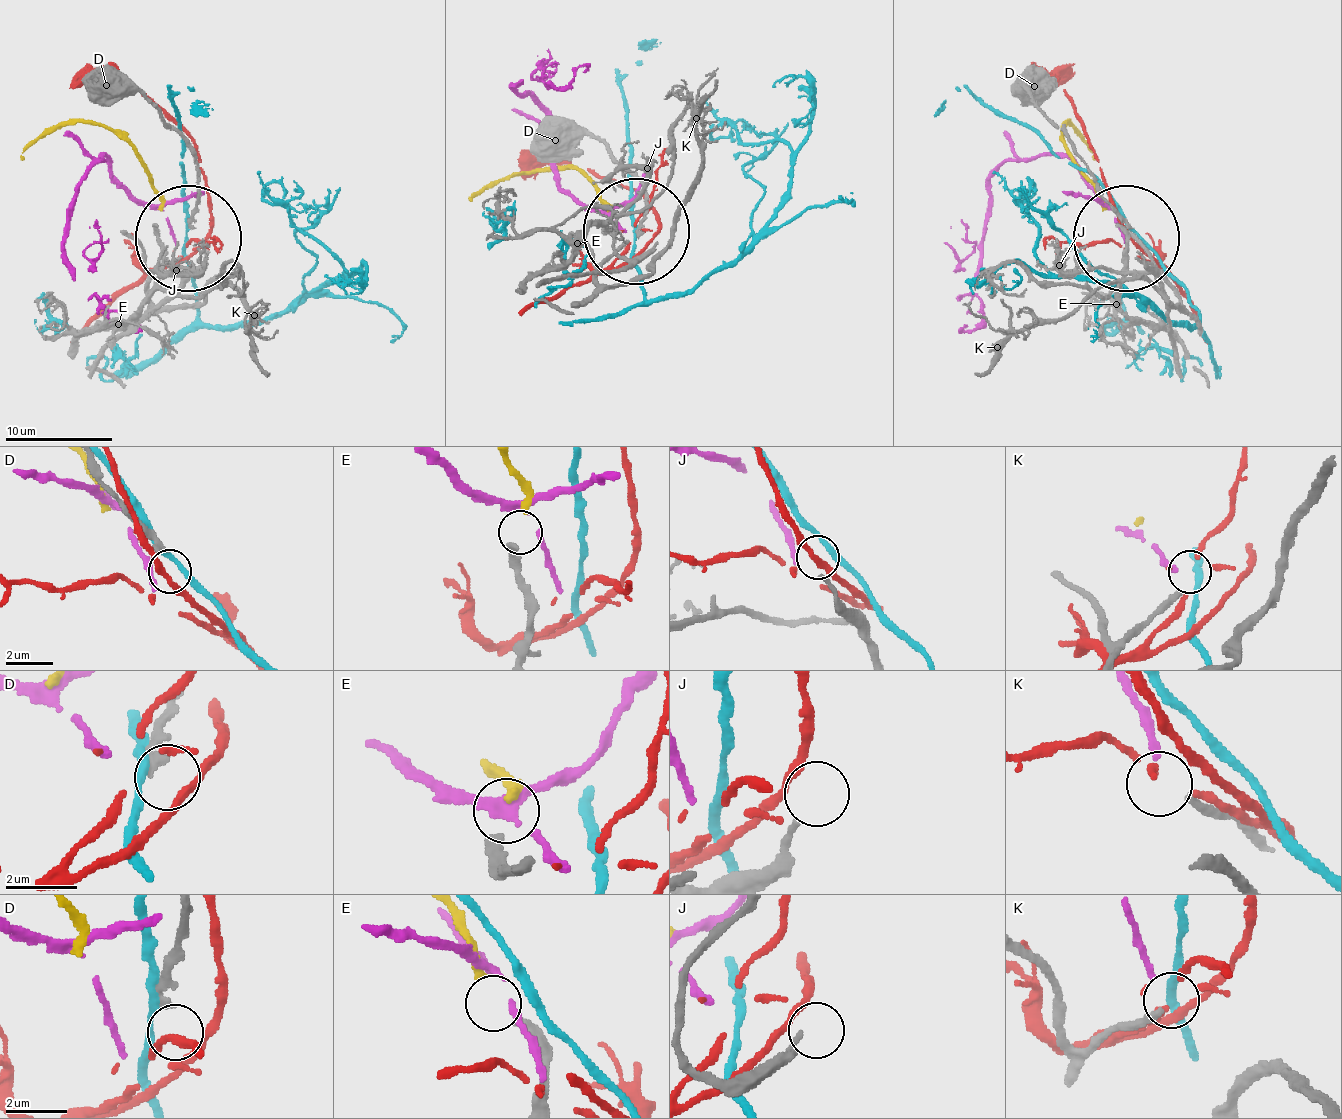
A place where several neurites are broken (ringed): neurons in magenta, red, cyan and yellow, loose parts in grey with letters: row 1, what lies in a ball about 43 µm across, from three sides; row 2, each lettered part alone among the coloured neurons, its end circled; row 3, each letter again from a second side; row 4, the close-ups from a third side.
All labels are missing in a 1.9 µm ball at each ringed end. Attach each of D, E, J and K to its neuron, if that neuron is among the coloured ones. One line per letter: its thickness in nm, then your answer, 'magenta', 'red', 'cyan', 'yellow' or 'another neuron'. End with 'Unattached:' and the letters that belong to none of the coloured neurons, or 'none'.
D: calibre 240 nm; another neuron
E: calibre 280 nm; yellow
J: calibre 180 nm; another neuron
K: calibre 240 nm; another neuron
Unattached: D, J, K

